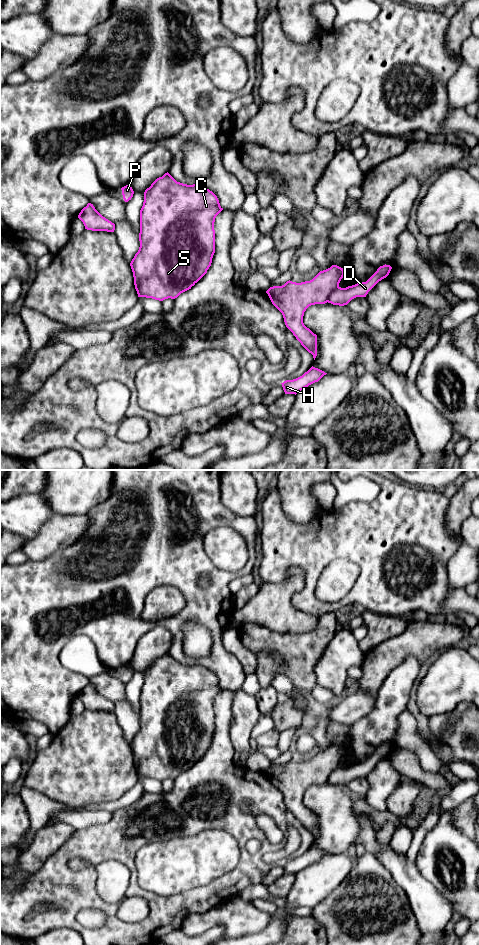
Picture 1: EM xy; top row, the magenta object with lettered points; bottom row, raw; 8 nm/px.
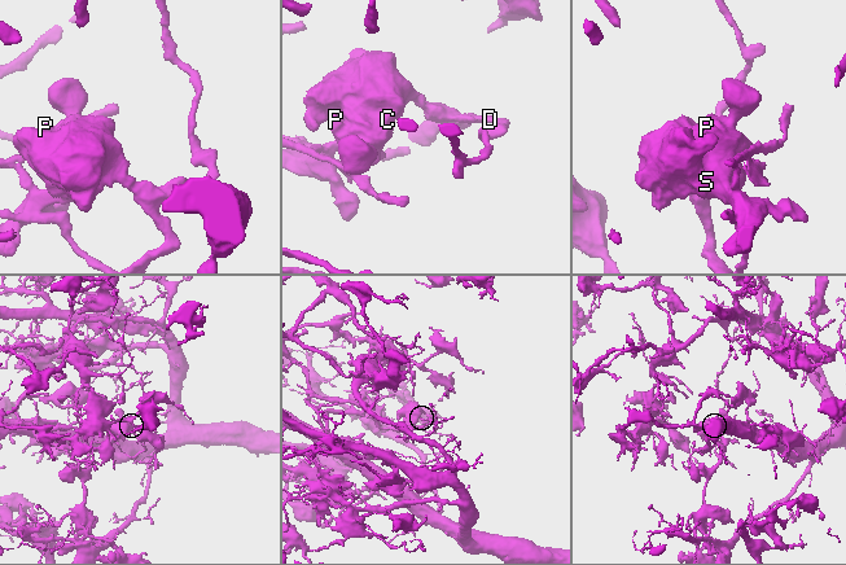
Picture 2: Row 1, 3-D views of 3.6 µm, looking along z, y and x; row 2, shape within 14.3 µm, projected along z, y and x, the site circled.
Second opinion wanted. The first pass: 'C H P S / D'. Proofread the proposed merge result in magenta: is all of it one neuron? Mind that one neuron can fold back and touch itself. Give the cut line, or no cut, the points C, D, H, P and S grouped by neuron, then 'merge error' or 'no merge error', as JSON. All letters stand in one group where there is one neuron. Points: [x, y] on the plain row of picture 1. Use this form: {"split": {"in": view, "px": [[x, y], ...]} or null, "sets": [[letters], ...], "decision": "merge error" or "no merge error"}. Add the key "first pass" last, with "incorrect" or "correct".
{"split": {"in": "xy", "px": [[338, 766], [329, 774], [327, 781]]}, "sets": [["C", "H", "P", "S"], ["D"]], "decision": "merge error", "first pass": "correct"}

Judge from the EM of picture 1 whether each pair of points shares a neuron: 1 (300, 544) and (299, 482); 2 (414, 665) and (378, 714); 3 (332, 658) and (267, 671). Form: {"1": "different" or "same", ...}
{"1": "different", "2": "same", "3": "different"}

